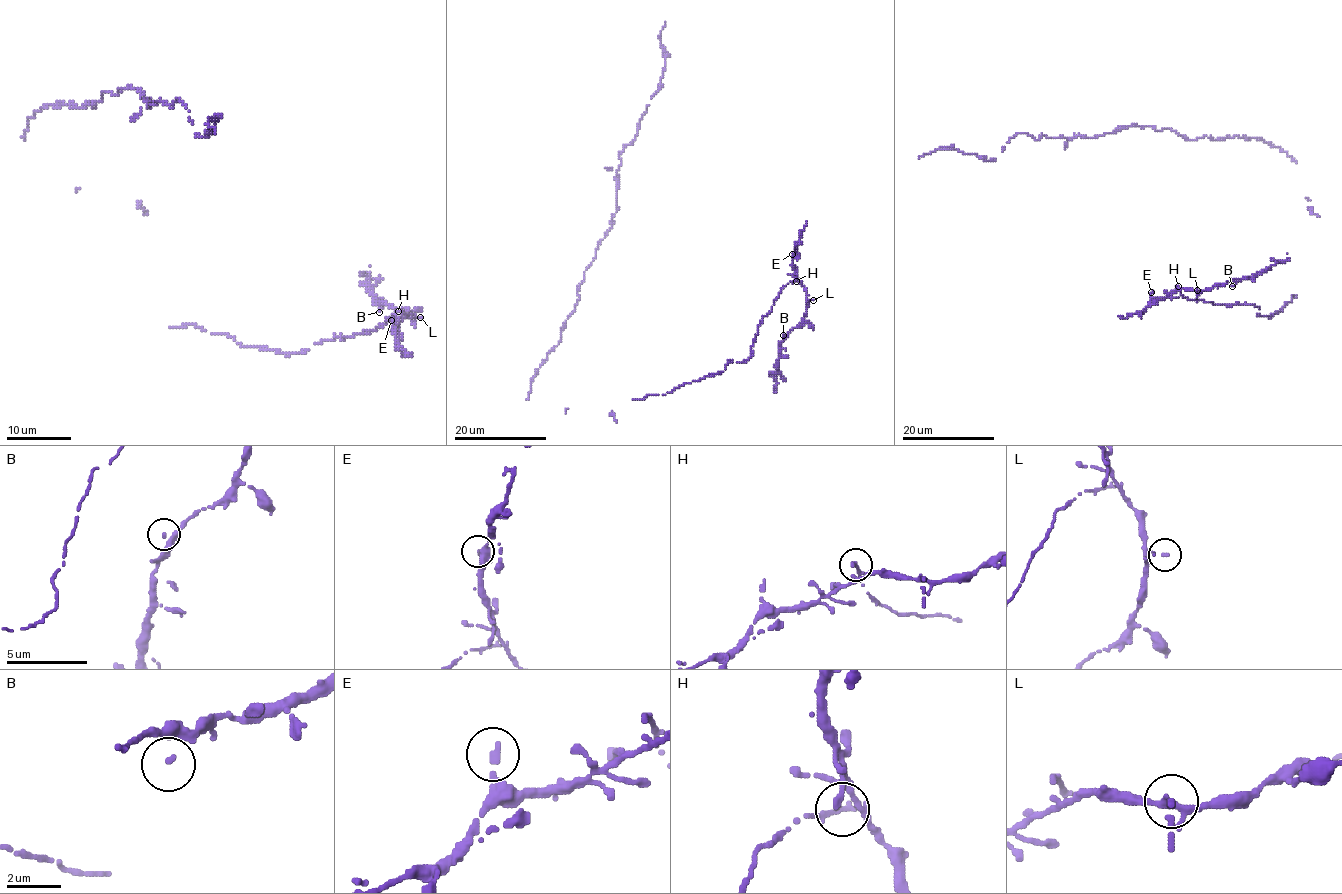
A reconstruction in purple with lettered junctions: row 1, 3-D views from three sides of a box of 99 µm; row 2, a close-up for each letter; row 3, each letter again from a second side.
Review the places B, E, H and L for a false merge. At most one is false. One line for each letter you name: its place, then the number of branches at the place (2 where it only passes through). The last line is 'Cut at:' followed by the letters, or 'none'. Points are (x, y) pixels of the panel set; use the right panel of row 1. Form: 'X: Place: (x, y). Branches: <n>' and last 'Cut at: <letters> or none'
H: Place: (1178, 286). Branches: 1
Cut at: H

